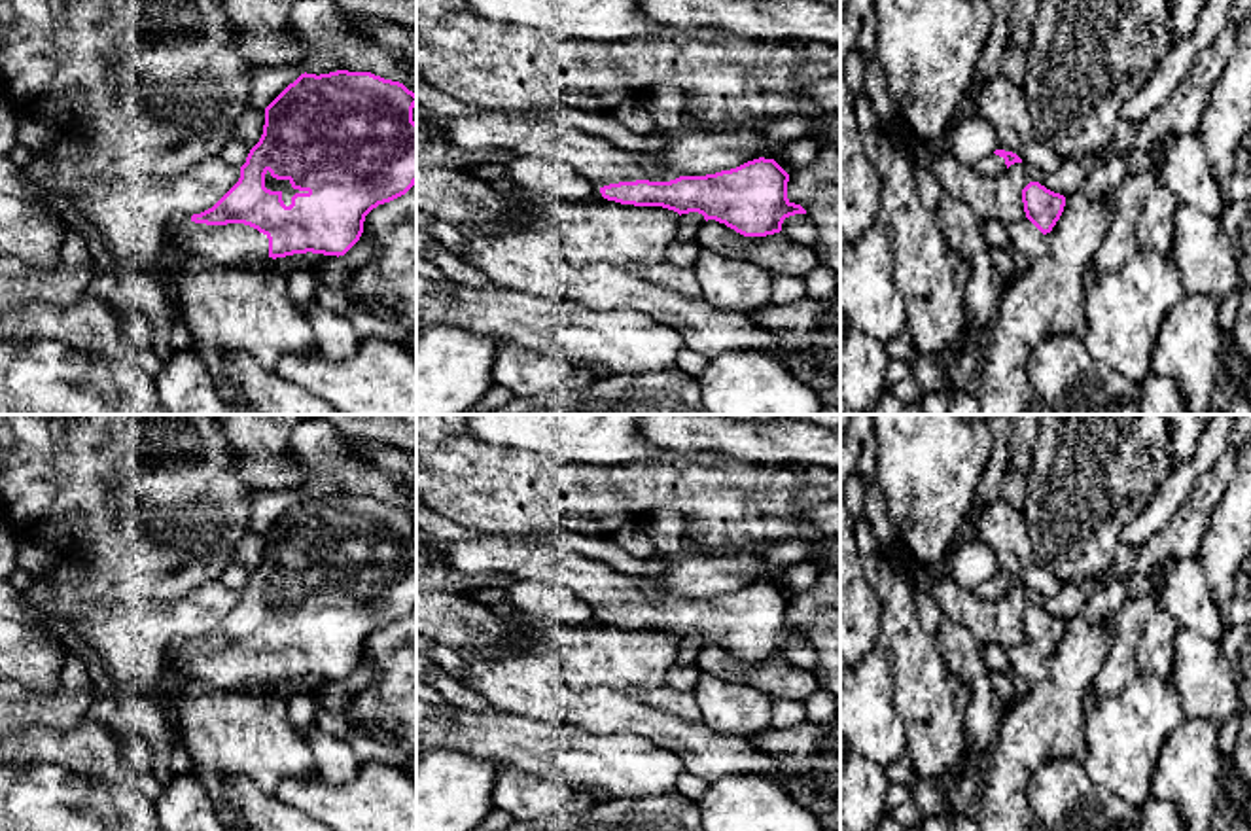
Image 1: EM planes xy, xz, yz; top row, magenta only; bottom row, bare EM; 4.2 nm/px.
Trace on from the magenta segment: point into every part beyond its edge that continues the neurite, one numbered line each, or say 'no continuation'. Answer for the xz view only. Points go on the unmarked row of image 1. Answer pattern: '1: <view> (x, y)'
1: xz (602, 587)

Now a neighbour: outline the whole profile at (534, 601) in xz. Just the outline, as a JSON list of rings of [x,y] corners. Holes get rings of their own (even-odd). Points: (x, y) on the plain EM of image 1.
[[[517,579],[503,589],[503,602],[515,608],[517,619],[549,621],[560,627],[592,625],[600,611],[572,589],[537,579]]]

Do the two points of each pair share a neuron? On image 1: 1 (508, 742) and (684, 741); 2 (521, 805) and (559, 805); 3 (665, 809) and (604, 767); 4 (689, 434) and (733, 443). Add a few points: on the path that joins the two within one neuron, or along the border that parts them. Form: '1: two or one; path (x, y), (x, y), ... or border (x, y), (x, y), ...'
1: two; border (604, 733), (640, 735), (669, 748), (686, 765)
2: one; path (530, 805), (549, 805)
3: two; border (674, 790), (663, 795), (614, 799)
4: one; path (701, 434), (722, 434)

